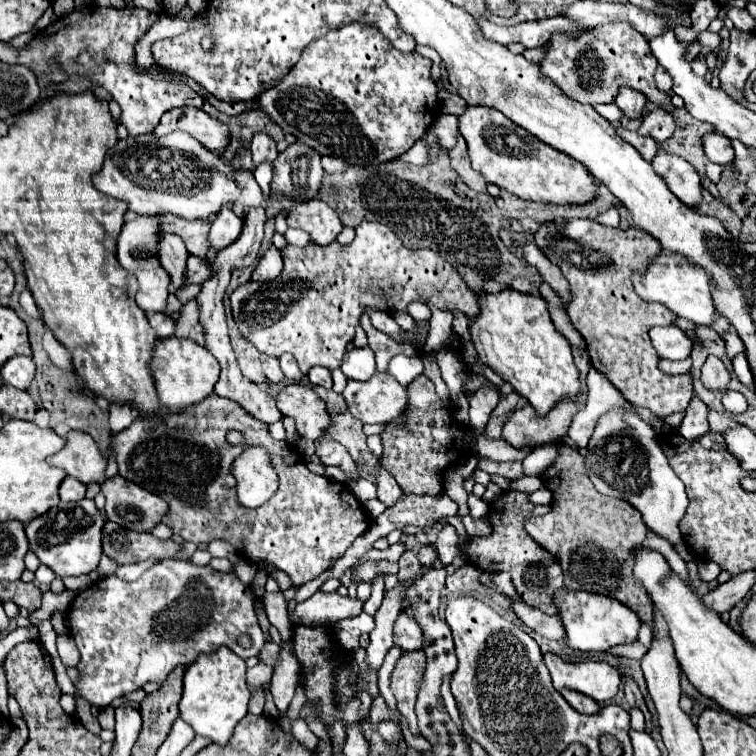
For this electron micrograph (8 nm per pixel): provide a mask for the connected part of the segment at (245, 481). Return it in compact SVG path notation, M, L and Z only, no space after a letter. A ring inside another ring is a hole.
M265 447L245 449L233 463L233 477L237 481L237 497L243 507L259 507L279 487L277 473L269 461Z

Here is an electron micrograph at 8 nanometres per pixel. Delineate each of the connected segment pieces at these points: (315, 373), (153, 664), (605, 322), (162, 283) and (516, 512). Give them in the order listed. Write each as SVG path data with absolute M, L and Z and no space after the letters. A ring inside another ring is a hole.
M313 367L313 369L309 369L307 377L309 377L311 385L321 385L321 387L325 387L325 389L331 389L331 385L333 385L333 381L331 381L331 371L325 369L325 367Z
M181 559L159 561L133 583L117 579L115 575L101 579L95 589L79 593L69 609L69 633L81 653L77 665L81 673L77 693L91 705L107 707L113 699L141 689L149 681L163 683L177 665L189 665L201 653L213 653L221 645L227 645L241 659L257 655L265 643L265 635L257 623L253 601L251 587L243 585L233 571L217 573L215 569L209 569L209 565L197 567L191 561ZM241 635L251 637L251 647L245 649L237 643Z
M575 219L567 223L565 229L541 225L535 233L535 243L571 283L573 299L567 313L575 329L585 337L591 365L603 373L629 403L647 407L661 419L675 411L685 411L693 397L691 373L663 375L657 369L659 355L649 339L651 327L671 325L675 317L665 305L641 301L631 283L631 273L645 271L647 261L661 251L659 243L641 229L629 227L621 231L601 227L589 219Z
M137 215L133 221L127 221L123 225L123 231L119 235L117 241L117 259L119 263L135 273L135 277L139 279L139 291L137 291L137 305L149 313L155 311L165 311L165 303L167 303L167 295L169 295L169 273L165 273L165 269L161 269L161 263L157 261L157 233L163 233L161 227L161 217L145 217L145 215Z
M505 491L499 499L495 499L491 503L489 513L487 513L487 519L493 525L491 537L471 537L469 545L459 545L453 525L445 525L441 529L441 533L437 537L437 549L439 549L441 563L449 565L449 561L457 555L457 549L459 549L461 553L465 553L465 557L469 557L471 565L477 565L481 571L489 571L489 573L509 571L517 593L523 597L523 601L527 605L541 609L547 615L557 615L557 607L553 603L553 593L563 589L561 565L549 551L545 551L541 545L537 545L523 527L525 519L545 515L545 513L549 513L549 509L551 509L549 505L533 505L525 493Z

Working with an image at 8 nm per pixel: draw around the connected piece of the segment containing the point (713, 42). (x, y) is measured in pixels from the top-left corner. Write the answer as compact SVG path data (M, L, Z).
M709 30L699 33L696 41L698 41L703 47L709 47L709 49L715 49L719 47L721 43L721 37L717 33L709 33Z

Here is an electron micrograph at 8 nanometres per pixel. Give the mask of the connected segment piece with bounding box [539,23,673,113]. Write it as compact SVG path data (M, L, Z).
M609 23L599 29L589 29L575 39L555 35L551 39L551 49L539 65L543 75L549 77L565 95L573 97L573 101L587 105L613 103L619 89L629 87L643 93L649 103L659 105L667 113L673 111L671 97L655 87L653 73L657 69L657 59L653 57L647 39L629 23Z

